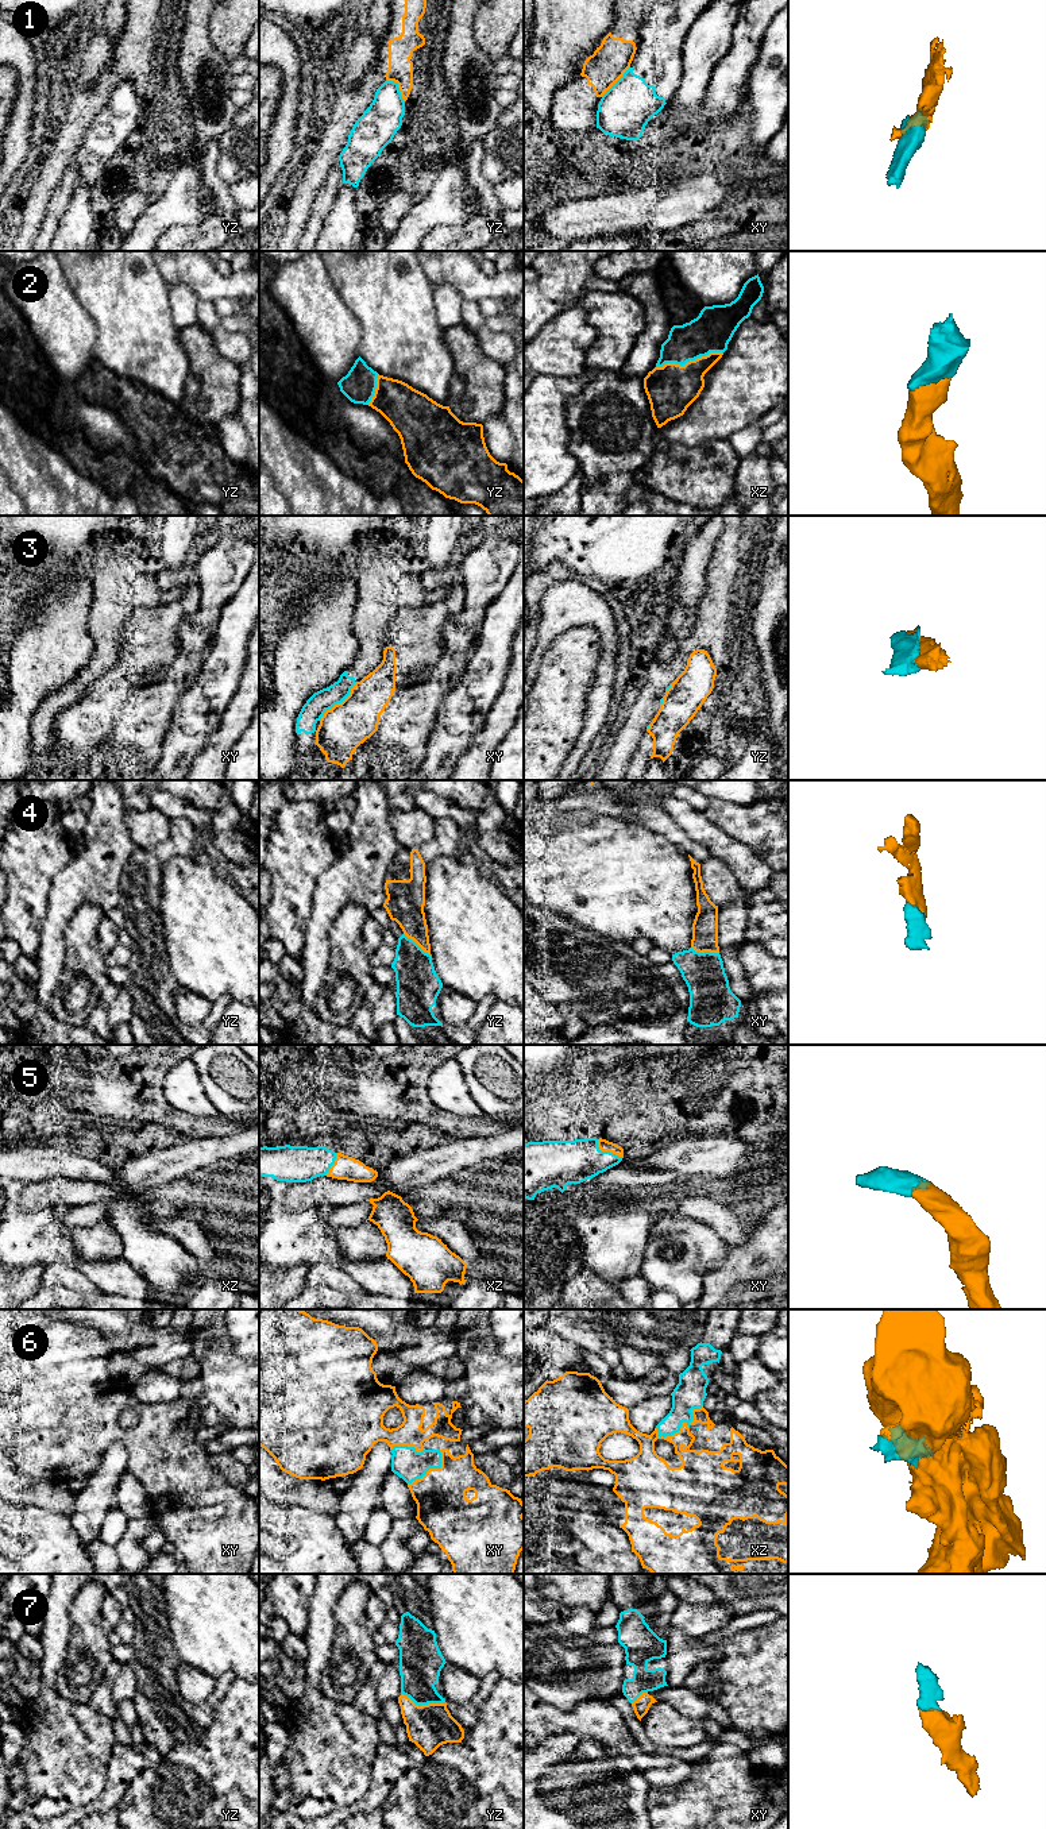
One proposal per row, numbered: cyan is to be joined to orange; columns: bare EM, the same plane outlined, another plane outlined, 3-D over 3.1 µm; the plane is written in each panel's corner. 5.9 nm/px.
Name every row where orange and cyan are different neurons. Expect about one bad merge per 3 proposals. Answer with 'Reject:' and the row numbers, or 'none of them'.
Reject: 1, 3

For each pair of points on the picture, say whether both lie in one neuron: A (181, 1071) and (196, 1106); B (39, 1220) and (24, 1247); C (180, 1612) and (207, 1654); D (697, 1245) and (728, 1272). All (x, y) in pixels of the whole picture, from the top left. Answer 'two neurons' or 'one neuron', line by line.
A: one neuron
B: one neuron
C: one neuron
D: two neurons

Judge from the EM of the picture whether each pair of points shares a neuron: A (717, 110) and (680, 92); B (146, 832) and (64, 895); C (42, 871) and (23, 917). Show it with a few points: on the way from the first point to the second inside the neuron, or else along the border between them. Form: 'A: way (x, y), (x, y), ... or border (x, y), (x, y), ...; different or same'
A: border (711, 72), (701, 111); different
B: border (126, 810), (126, 829), (136, 847); different
C: way (31, 882), (27, 886), (27, 899), (23, 906); same

